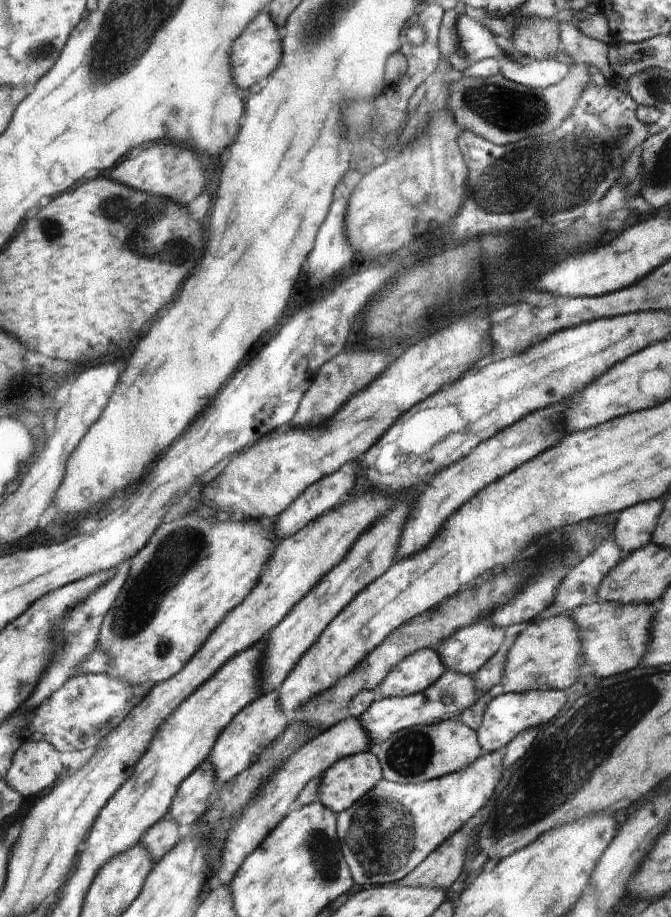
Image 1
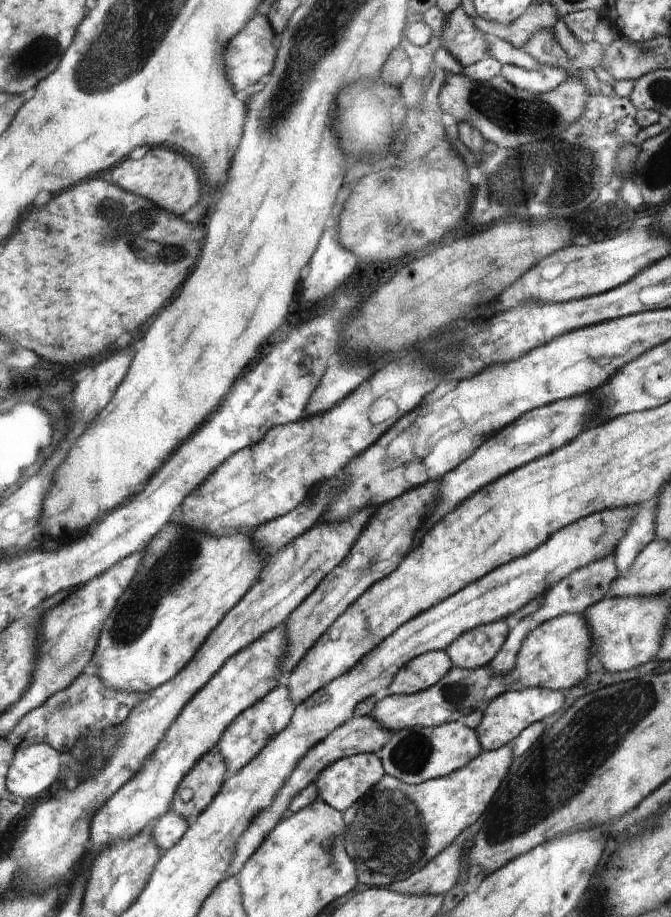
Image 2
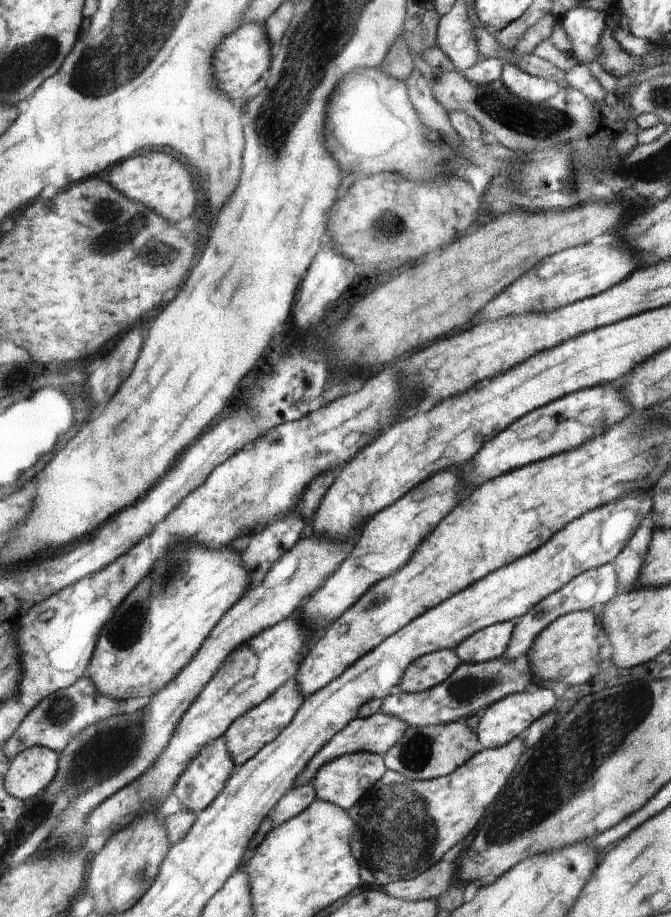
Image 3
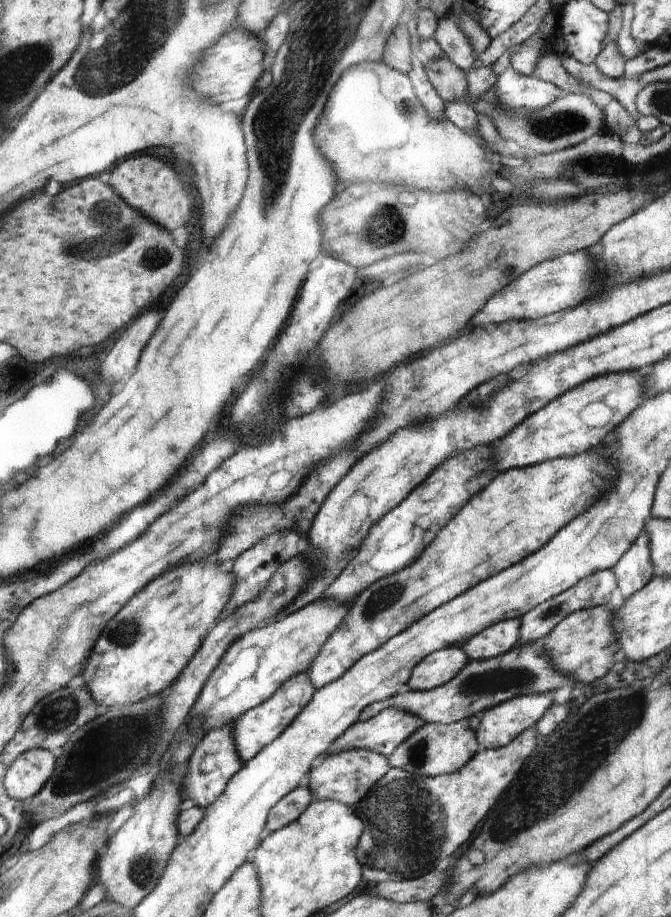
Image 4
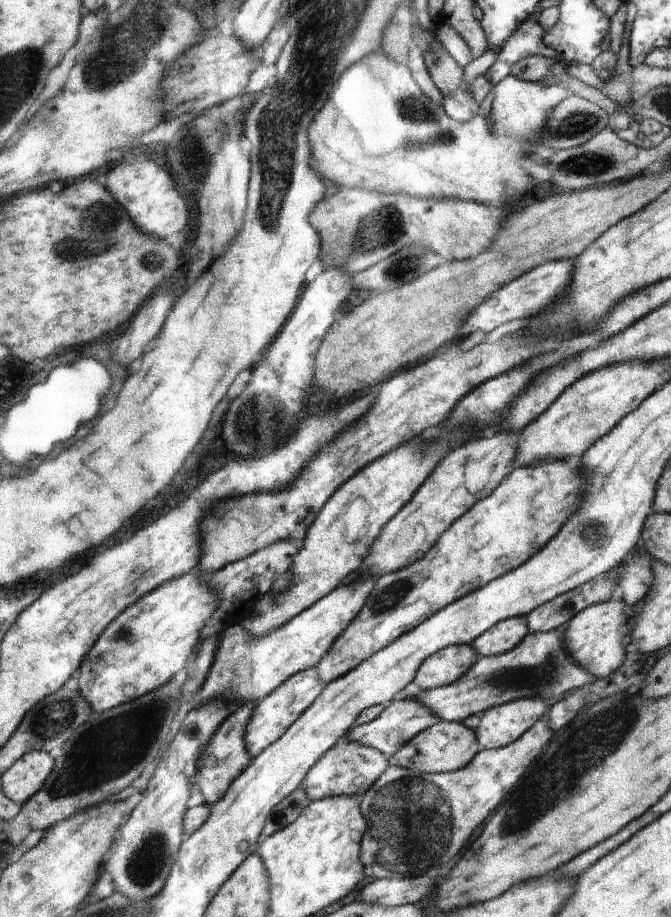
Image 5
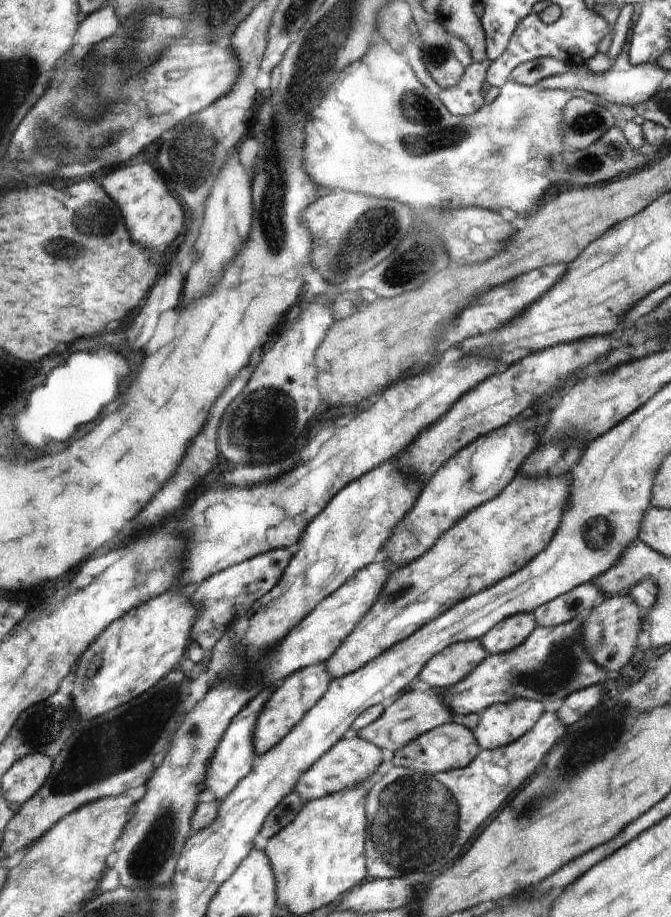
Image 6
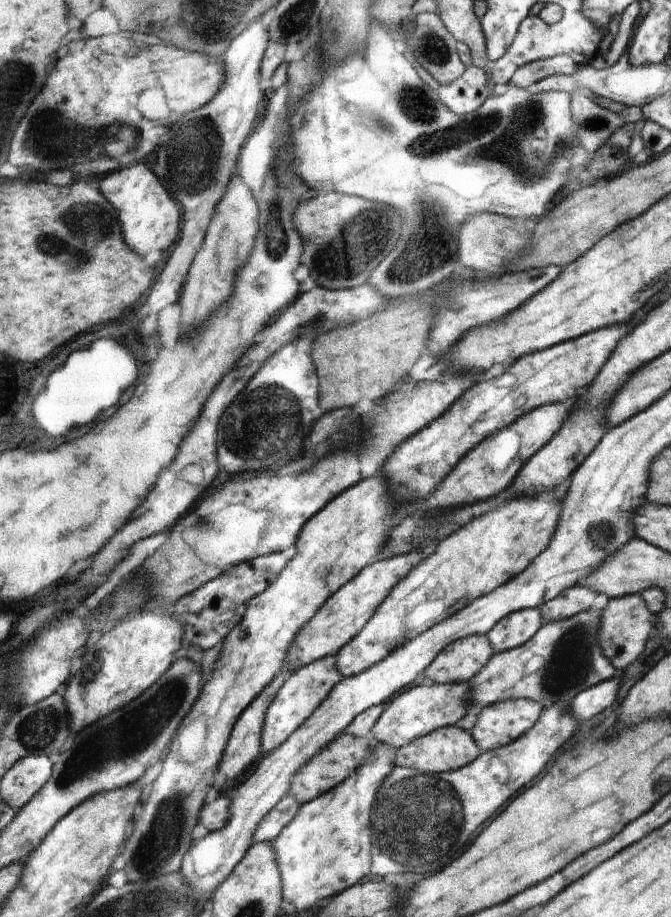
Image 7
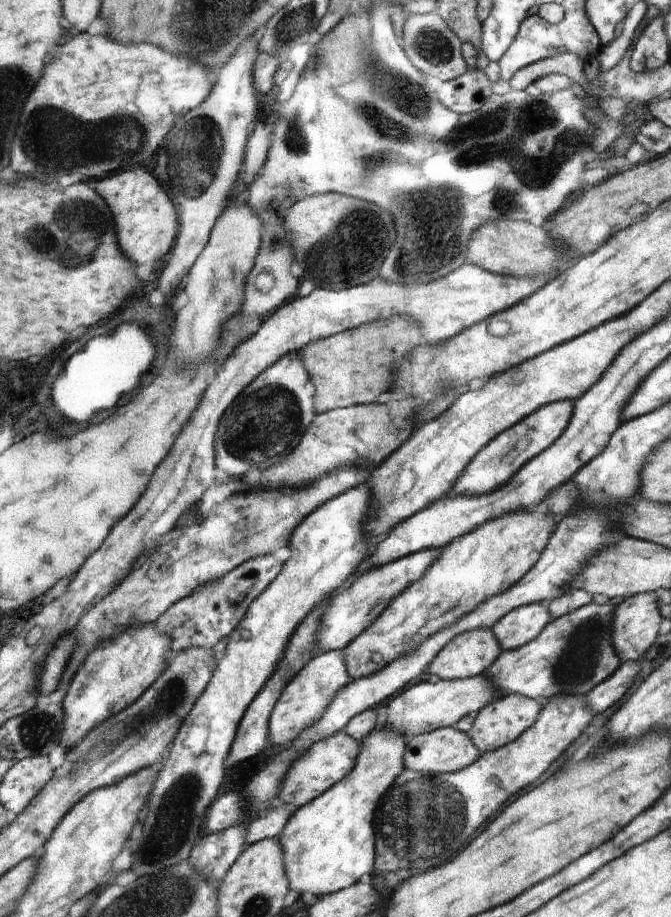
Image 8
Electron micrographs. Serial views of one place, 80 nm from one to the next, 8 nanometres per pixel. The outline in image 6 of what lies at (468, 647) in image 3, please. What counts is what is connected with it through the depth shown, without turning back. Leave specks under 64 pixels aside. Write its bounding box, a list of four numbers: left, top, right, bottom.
[480,613,537,656]

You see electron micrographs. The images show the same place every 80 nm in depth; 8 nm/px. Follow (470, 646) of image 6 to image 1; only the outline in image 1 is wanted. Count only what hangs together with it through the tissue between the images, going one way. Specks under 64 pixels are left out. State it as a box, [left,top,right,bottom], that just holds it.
[377,649,447,697]

